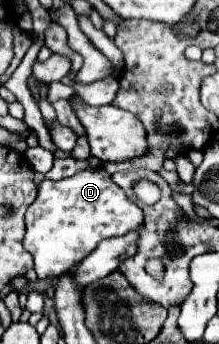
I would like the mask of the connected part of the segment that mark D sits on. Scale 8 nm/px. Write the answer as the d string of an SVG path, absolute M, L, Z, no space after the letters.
M86 168L60 182L42 182L36 200L26 212L24 248L34 256L38 278L54 278L82 262L98 242L136 230L142 218L142 210L126 198L104 168Z

